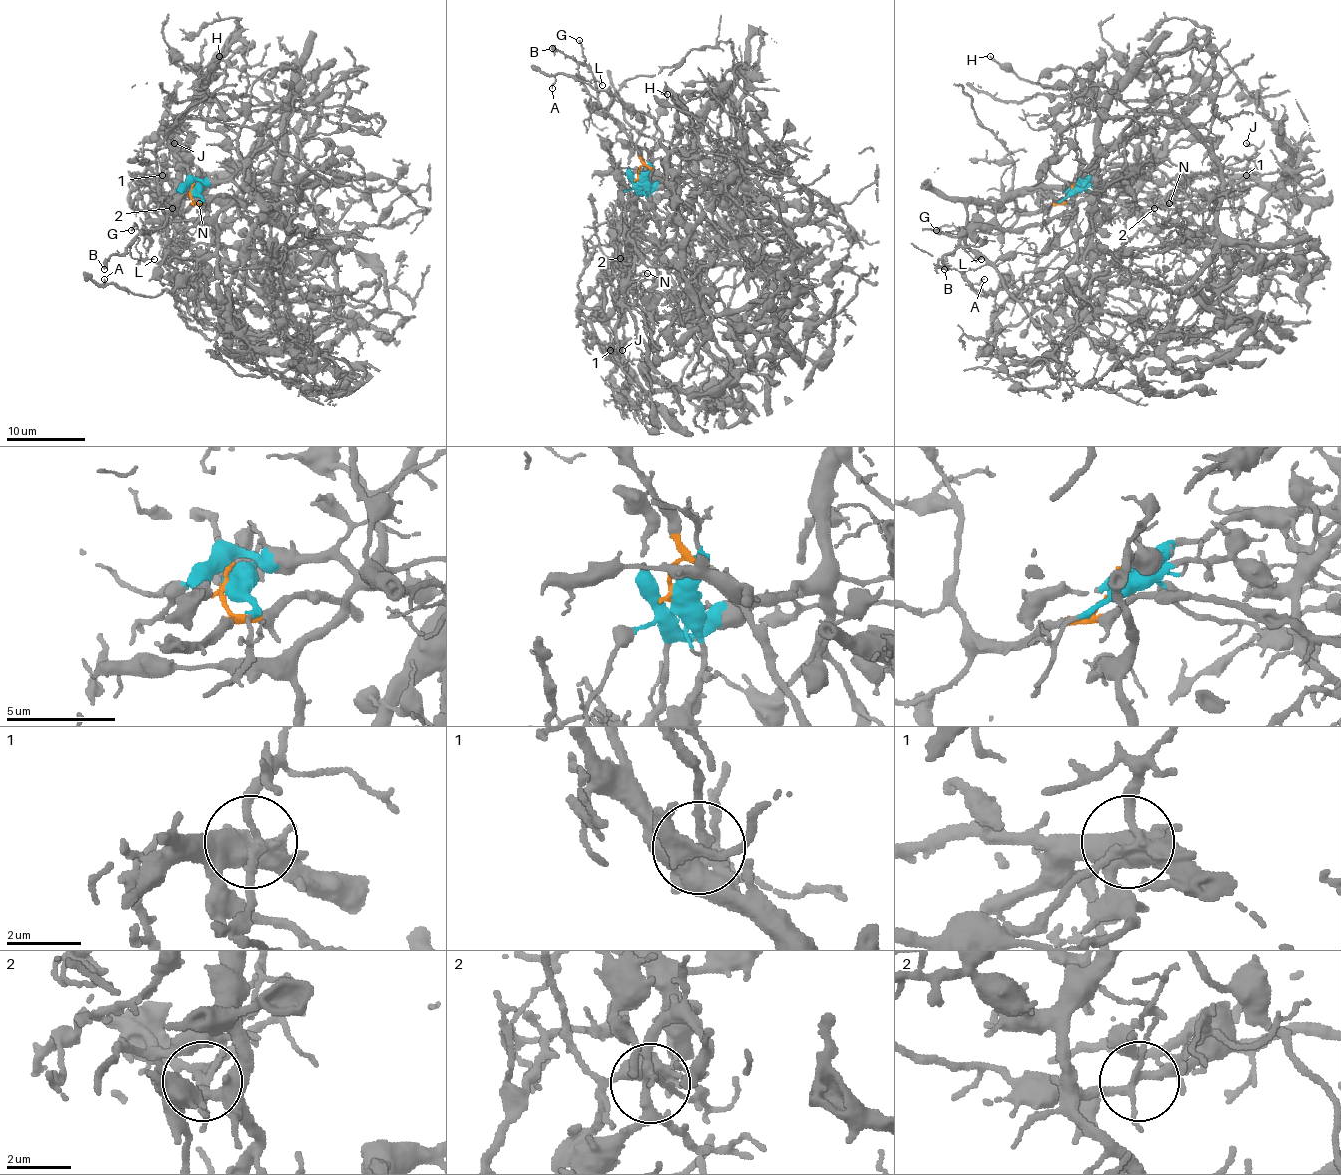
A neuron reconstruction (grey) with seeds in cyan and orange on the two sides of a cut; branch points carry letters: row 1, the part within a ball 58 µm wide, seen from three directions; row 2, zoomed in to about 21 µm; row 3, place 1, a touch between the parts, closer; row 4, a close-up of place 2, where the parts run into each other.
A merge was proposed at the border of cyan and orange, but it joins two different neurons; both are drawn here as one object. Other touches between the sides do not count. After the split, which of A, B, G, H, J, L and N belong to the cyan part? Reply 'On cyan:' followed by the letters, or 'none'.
On cyan: A, H, J, N

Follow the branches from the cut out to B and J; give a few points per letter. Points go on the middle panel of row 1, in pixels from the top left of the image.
B: (638, 175), (642, 151), (598, 101), (596, 81), (590, 69), (552, 48)
J: (638, 177), (608, 218), (618, 268), (604, 284), (604, 323), (610, 335), (610, 351), (618, 359), (622, 349)

